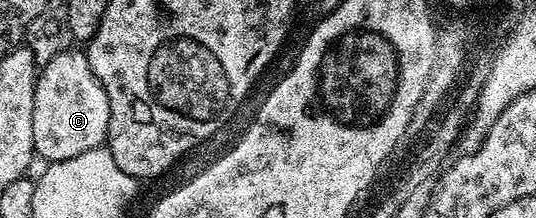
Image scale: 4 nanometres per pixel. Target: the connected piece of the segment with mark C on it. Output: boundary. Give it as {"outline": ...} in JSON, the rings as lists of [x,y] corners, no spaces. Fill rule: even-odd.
{"outline":[[[70,49],[51,57],[40,68],[33,87],[33,150],[49,163],[67,161],[95,149],[109,134],[107,93],[95,77],[84,50]]]}

